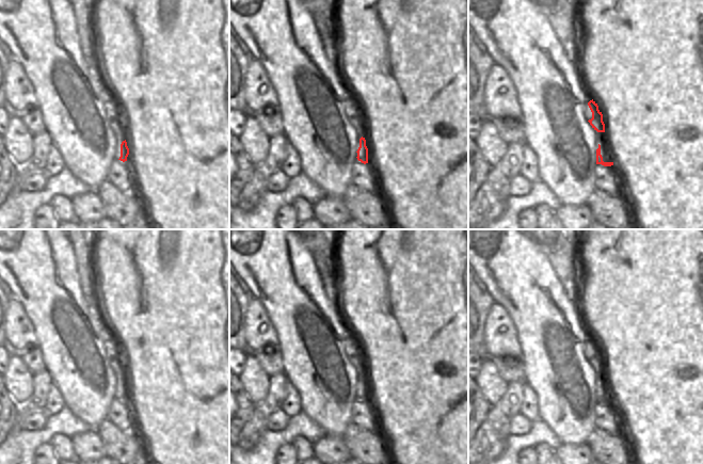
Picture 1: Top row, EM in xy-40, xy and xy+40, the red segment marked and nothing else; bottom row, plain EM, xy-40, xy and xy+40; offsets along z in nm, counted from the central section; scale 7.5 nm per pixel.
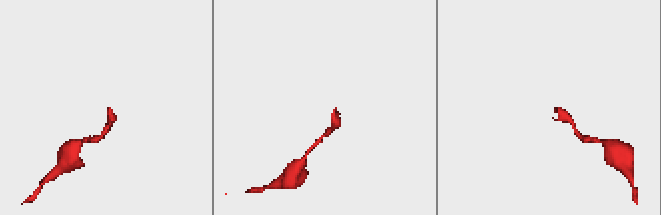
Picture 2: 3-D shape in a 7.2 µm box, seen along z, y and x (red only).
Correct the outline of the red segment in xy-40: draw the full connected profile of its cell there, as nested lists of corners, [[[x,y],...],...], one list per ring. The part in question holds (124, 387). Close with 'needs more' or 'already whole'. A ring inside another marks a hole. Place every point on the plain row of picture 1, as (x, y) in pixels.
[[[124,374],[116,377],[116,391],[114,394],[114,399],[121,399],[123,401],[127,400],[129,394],[129,387]]]; needs more

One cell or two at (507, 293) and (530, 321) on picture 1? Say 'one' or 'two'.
one

